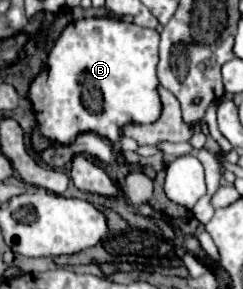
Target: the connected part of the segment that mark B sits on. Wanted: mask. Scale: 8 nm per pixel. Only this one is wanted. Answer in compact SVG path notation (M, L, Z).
M110 17L80 19L70 23L48 53L42 73L30 85L30 101L42 135L68 145L76 135L90 131L116 143L122 137L124 123L154 123L160 115L160 101L156 93L158 43L158 31Z

